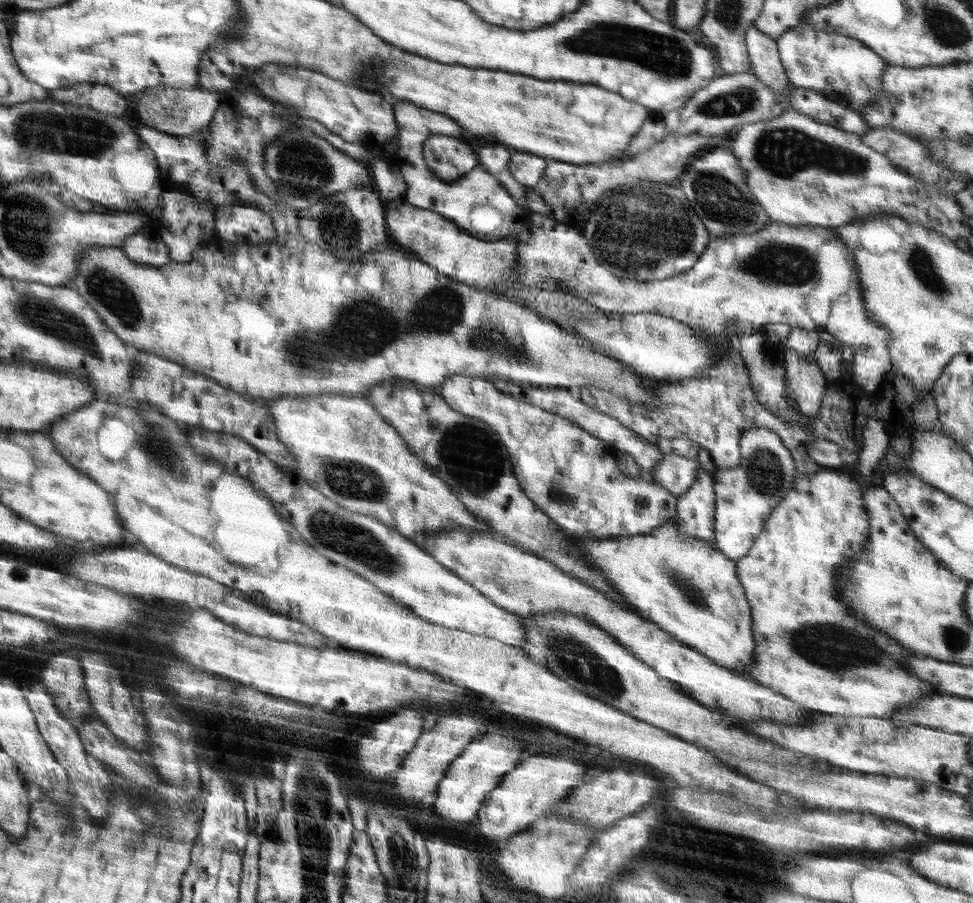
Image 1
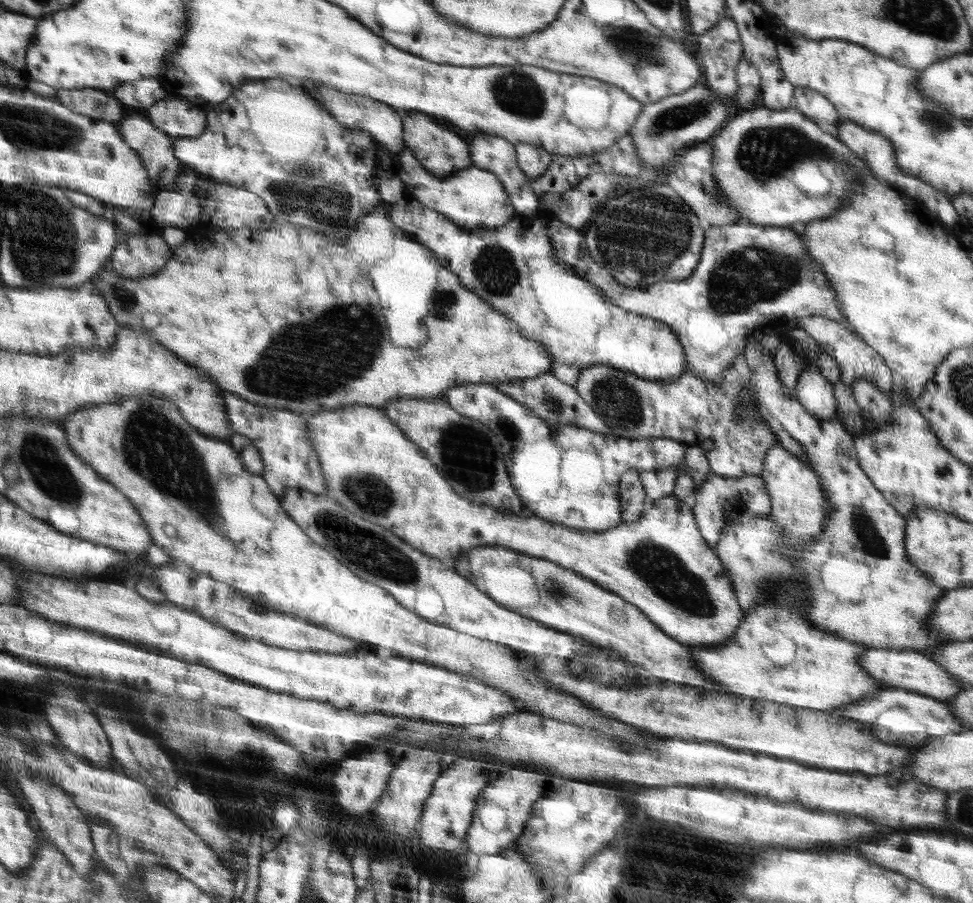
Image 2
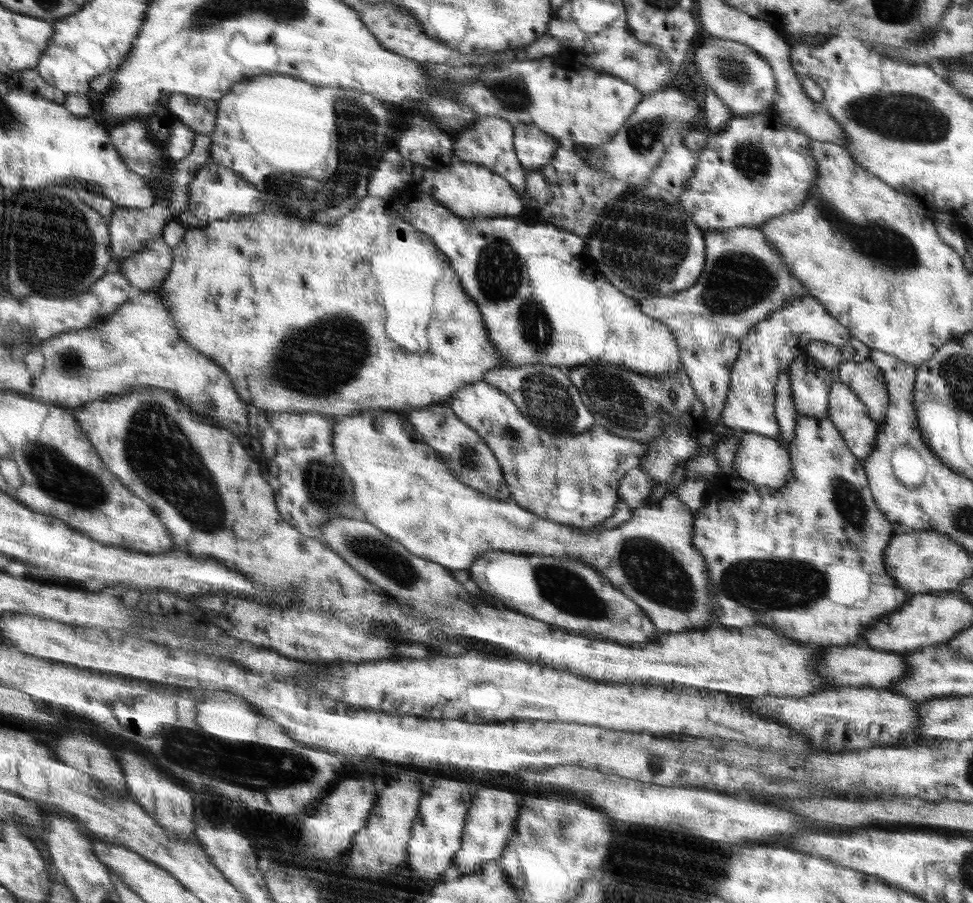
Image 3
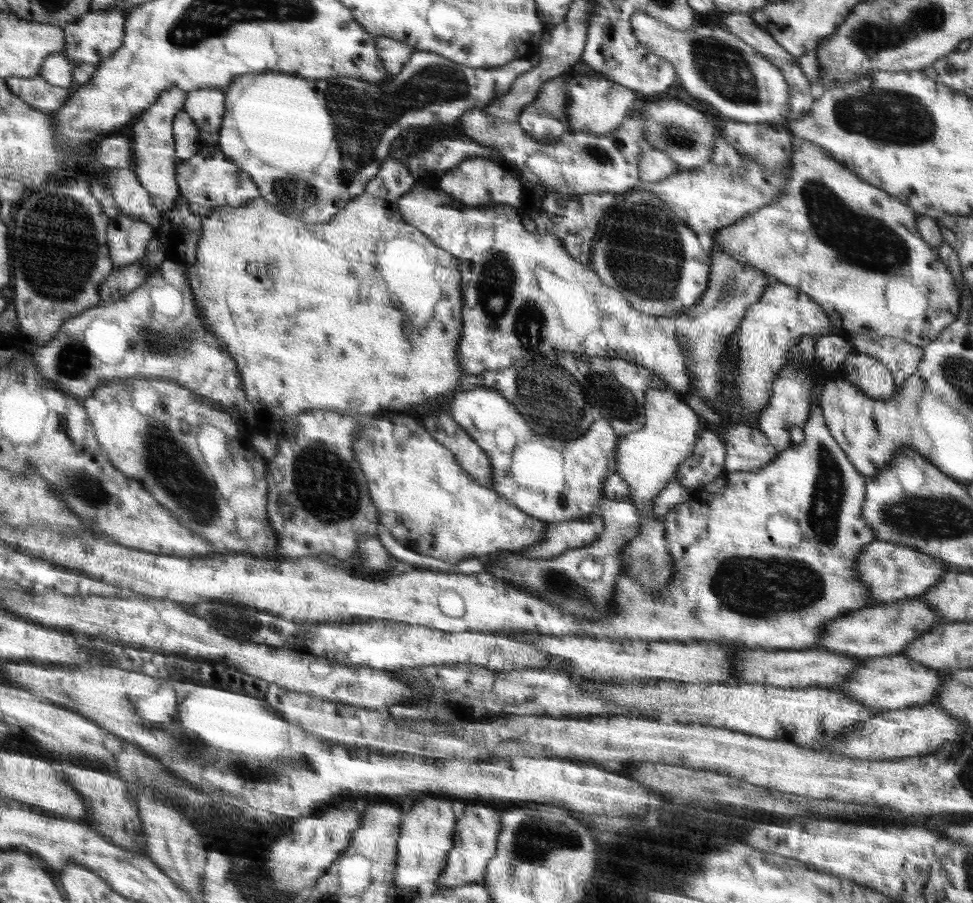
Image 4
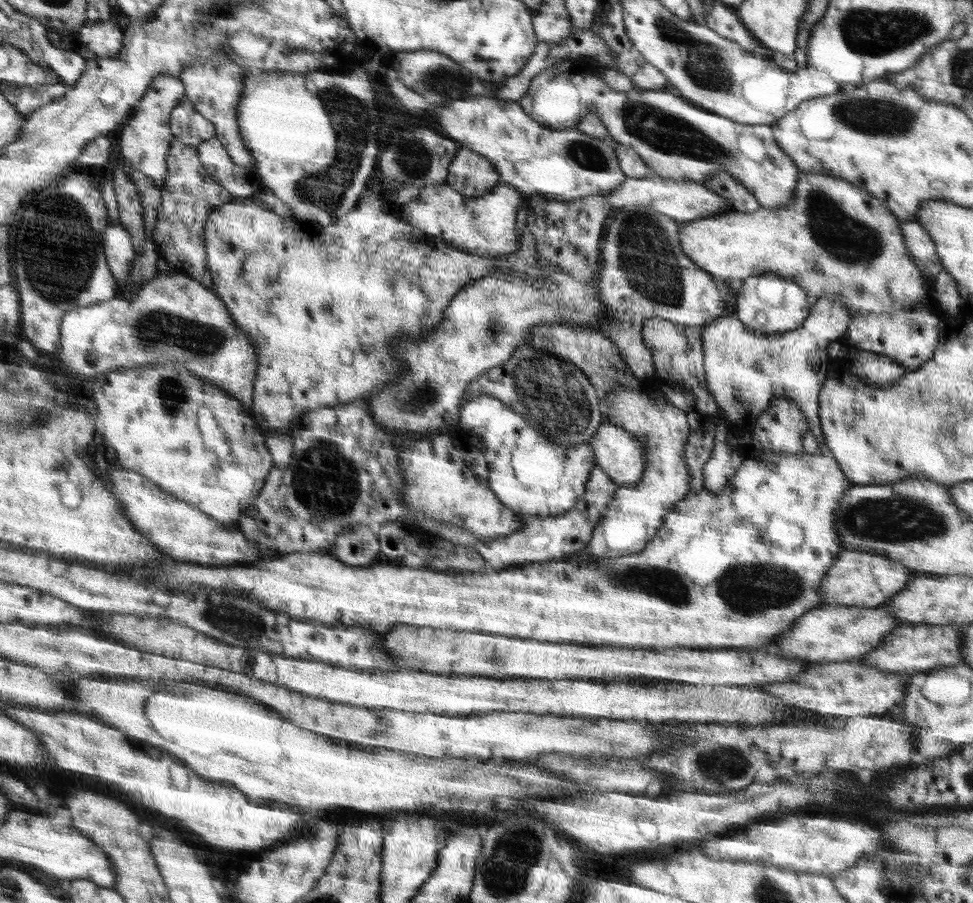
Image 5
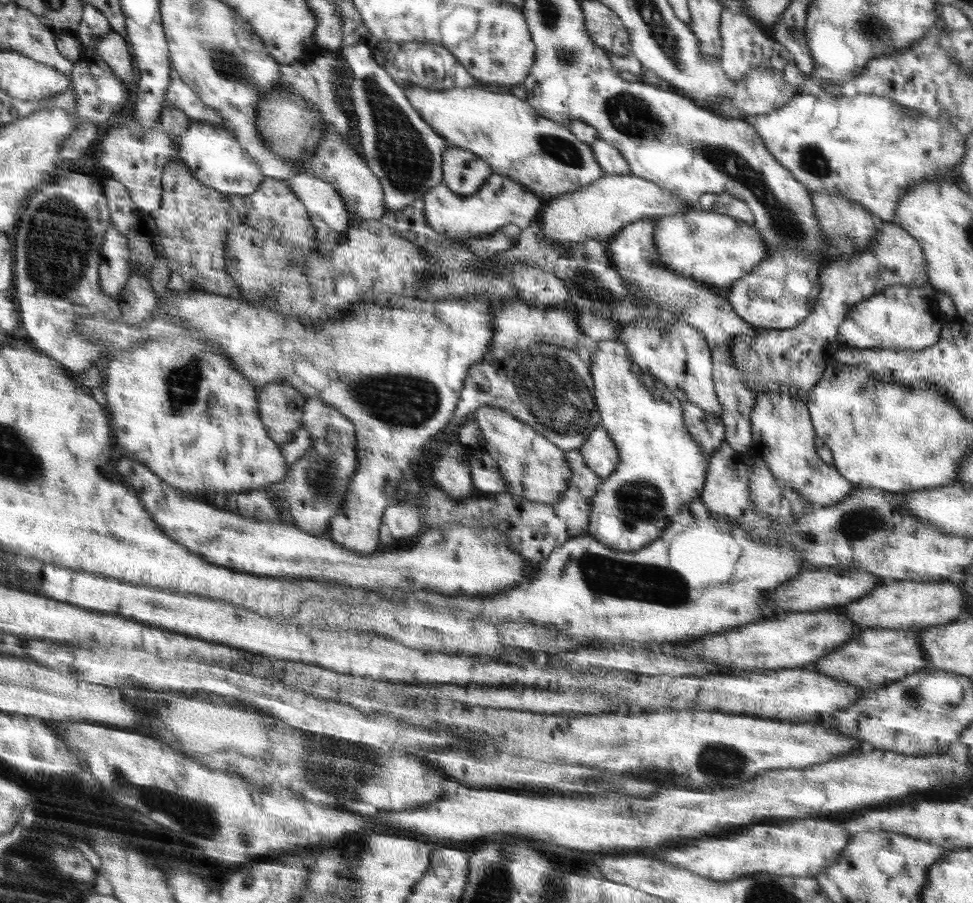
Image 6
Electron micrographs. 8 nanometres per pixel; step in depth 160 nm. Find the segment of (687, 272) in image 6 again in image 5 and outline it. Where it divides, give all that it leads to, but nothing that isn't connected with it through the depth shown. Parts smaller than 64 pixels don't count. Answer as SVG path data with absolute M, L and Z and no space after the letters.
M819 172L801 173L792 202L776 211L760 209L752 213L726 212L722 216L704 218L698 222L679 222L678 241L684 253L702 271L708 272L716 283L744 280L765 274L776 274L794 280L812 299L834 297L848 310L849 316L926 307L943 317L935 295L934 283L920 273L911 259L902 235L902 223L865 188L843 178Z

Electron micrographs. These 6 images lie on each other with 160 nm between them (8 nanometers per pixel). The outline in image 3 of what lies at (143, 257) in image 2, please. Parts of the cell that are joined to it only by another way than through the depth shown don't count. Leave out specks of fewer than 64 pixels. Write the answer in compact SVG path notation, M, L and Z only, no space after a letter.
M161 238L153 241L146 246L140 254L133 254L125 260L119 260L112 266L112 271L116 271L118 274L122 274L126 280L129 280L132 284L132 288L135 291L150 291L160 288L166 277L170 275L170 271L173 269L175 248L170 247Z

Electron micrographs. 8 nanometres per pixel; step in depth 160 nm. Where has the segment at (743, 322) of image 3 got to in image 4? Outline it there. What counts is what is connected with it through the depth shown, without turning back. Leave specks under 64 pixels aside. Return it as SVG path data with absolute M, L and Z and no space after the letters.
M712 246L708 287L692 308L674 314L677 340L684 340L686 350L693 355L693 373L701 394L700 398L711 409L721 411L721 404L717 402L719 358L724 354L724 348L729 347L729 343L738 333L747 308L758 302L764 289L768 289L768 286L774 283L776 280L768 277L764 271L742 264L734 260L731 254L724 253L720 247Z

